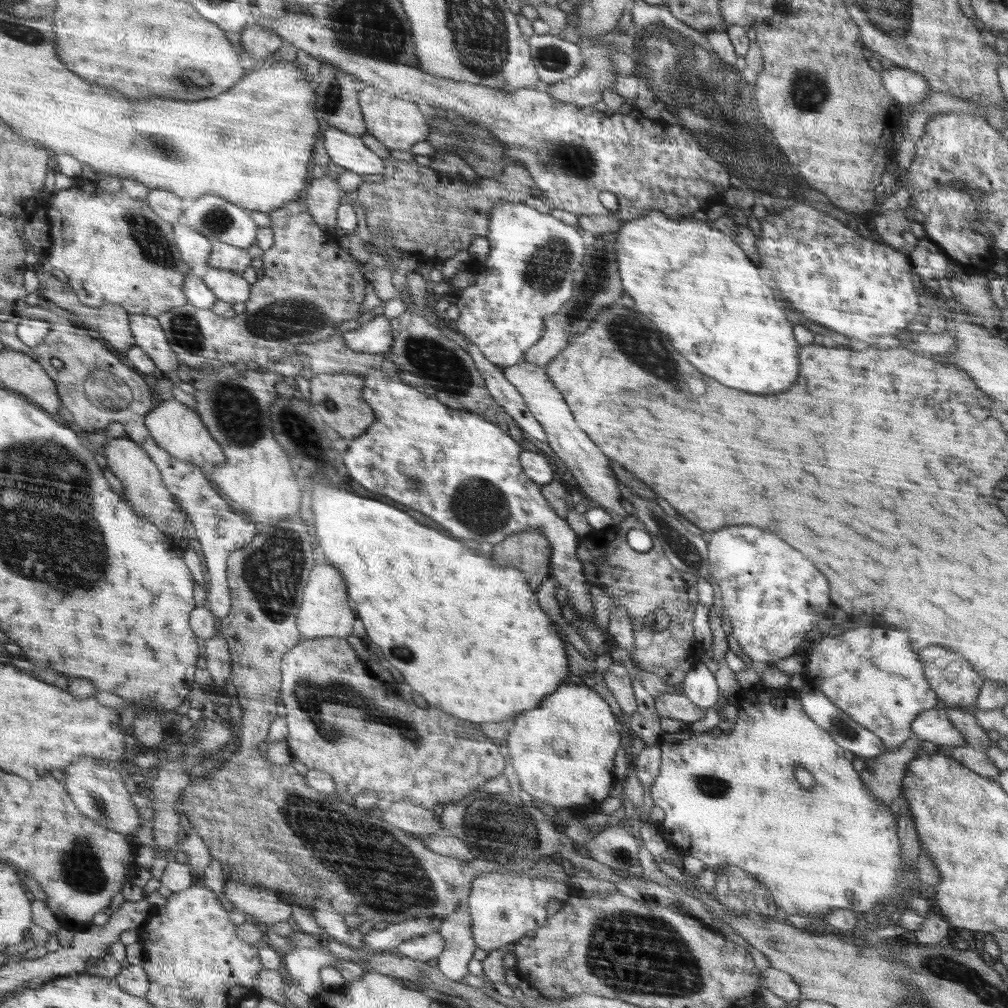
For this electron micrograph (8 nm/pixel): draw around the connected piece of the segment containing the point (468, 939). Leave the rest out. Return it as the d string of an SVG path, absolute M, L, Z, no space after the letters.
M465 902L452 915L443 918L439 933L445 940L445 947L440 953L437 967L452 982L461 983L468 976L468 962L476 948L472 938L470 911Z

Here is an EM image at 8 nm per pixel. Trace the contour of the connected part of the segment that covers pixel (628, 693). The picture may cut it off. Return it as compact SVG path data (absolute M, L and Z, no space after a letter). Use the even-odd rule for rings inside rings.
M614 662L603 673L603 676L609 690L621 706L624 717L626 720L629 719L630 715L637 709L637 702L626 666Z

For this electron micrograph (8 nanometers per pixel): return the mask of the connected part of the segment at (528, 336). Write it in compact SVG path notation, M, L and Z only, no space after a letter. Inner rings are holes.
M501 202L495 204L491 210L489 216L489 231L486 236L487 242L489 243L489 252L483 259L471 258L466 266L466 269L470 271L476 278L476 282L472 286L468 286L462 290L455 305L460 310L460 317L457 320L453 320L454 330L460 334L463 334L465 339L468 339L470 343L476 345L483 352L484 358L492 361L492 364L497 365L500 369L506 369L508 366L514 366L519 364L521 359L526 353L546 332L546 325L544 324L544 318L552 317L554 314L560 311L560 306L564 302L570 300L572 296L572 284L574 284L574 272L580 268L584 256L584 244L582 244L582 236L578 232L578 228L574 226L568 226L563 220L557 219L554 215L548 213L540 213L538 210L531 208L525 203L519 202Z

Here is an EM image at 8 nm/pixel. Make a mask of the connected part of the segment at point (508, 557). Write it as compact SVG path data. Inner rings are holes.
M533 528L523 530L523 532L516 532L510 534L500 544L492 546L492 550L486 550L486 552L492 552L492 560L494 562L500 562L500 564L512 565L523 571L524 578L528 579L528 584L532 586L532 590L538 590L538 586L542 584L542 580L548 578L548 570L550 570L550 552L554 553L554 550L548 548L550 542L539 531Z

